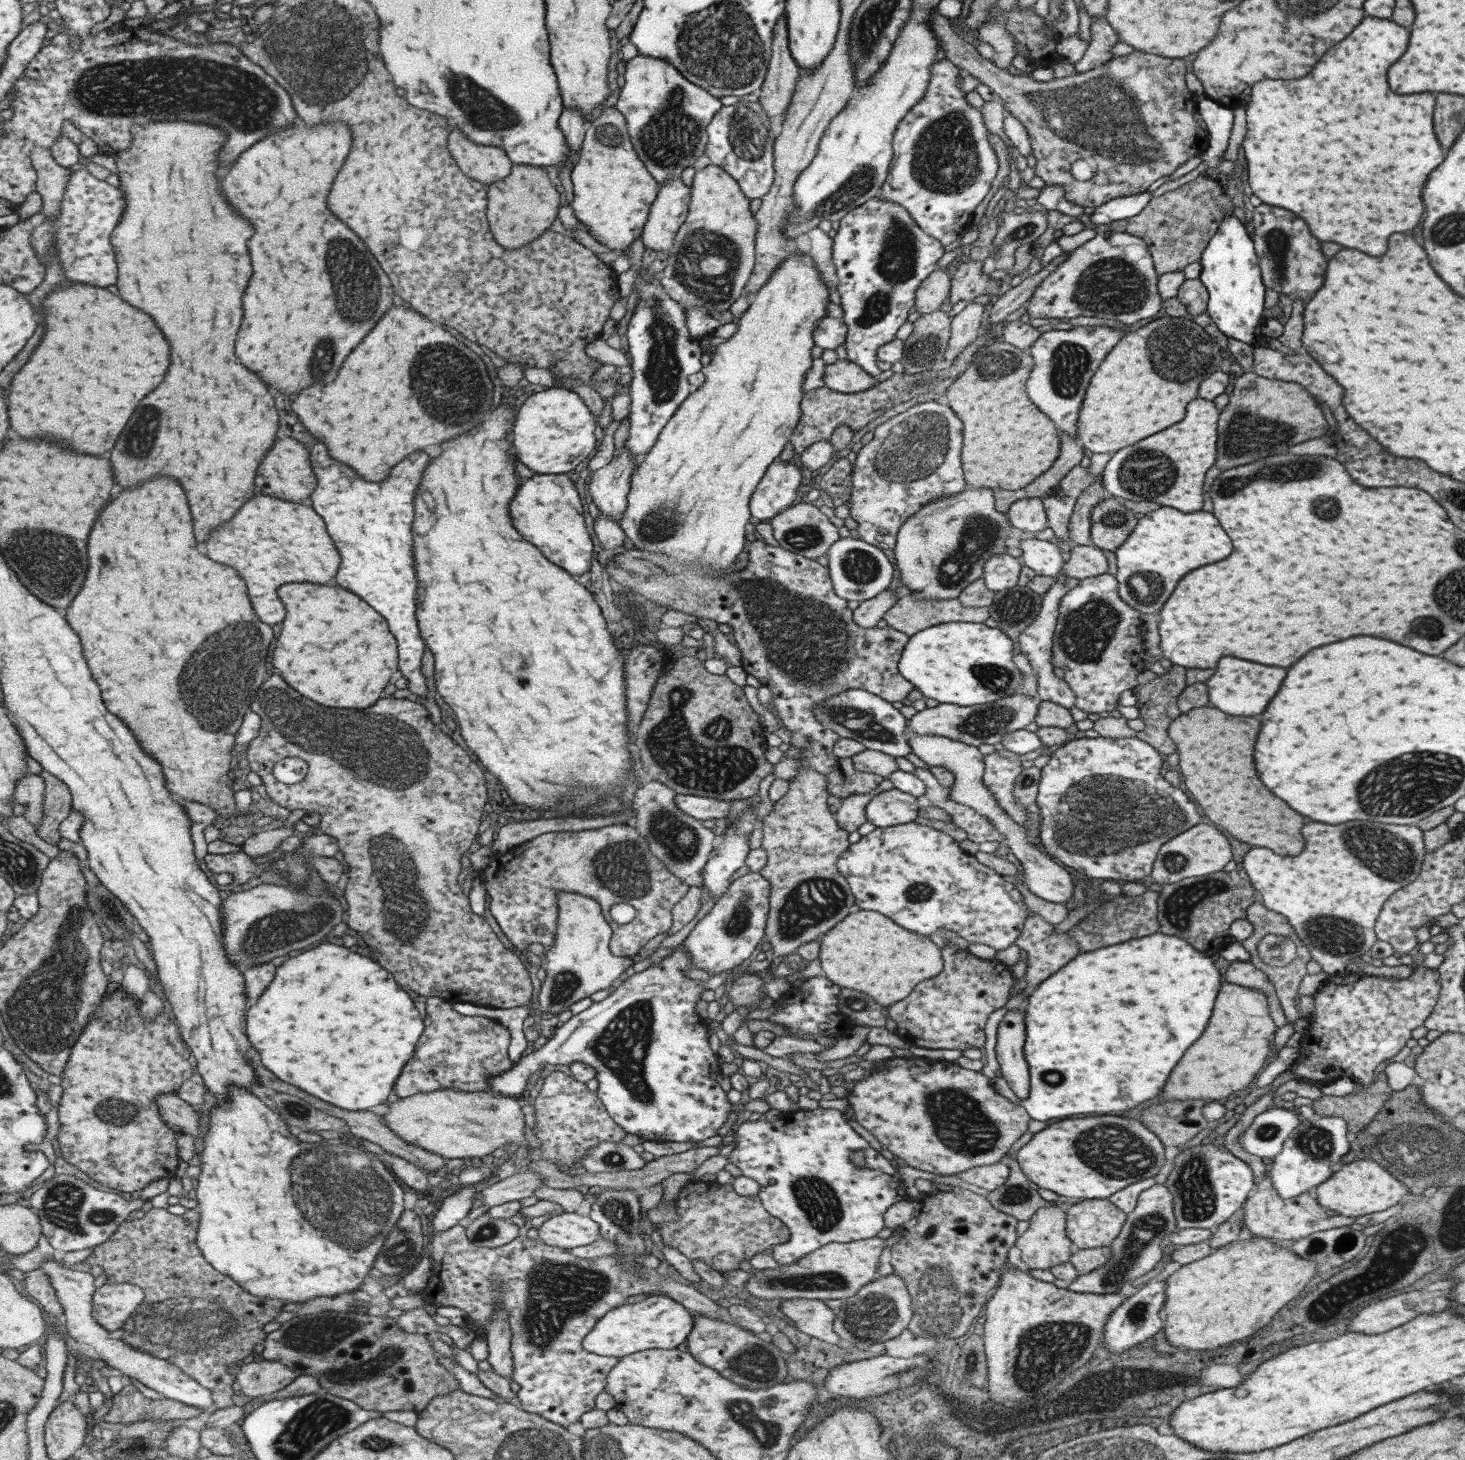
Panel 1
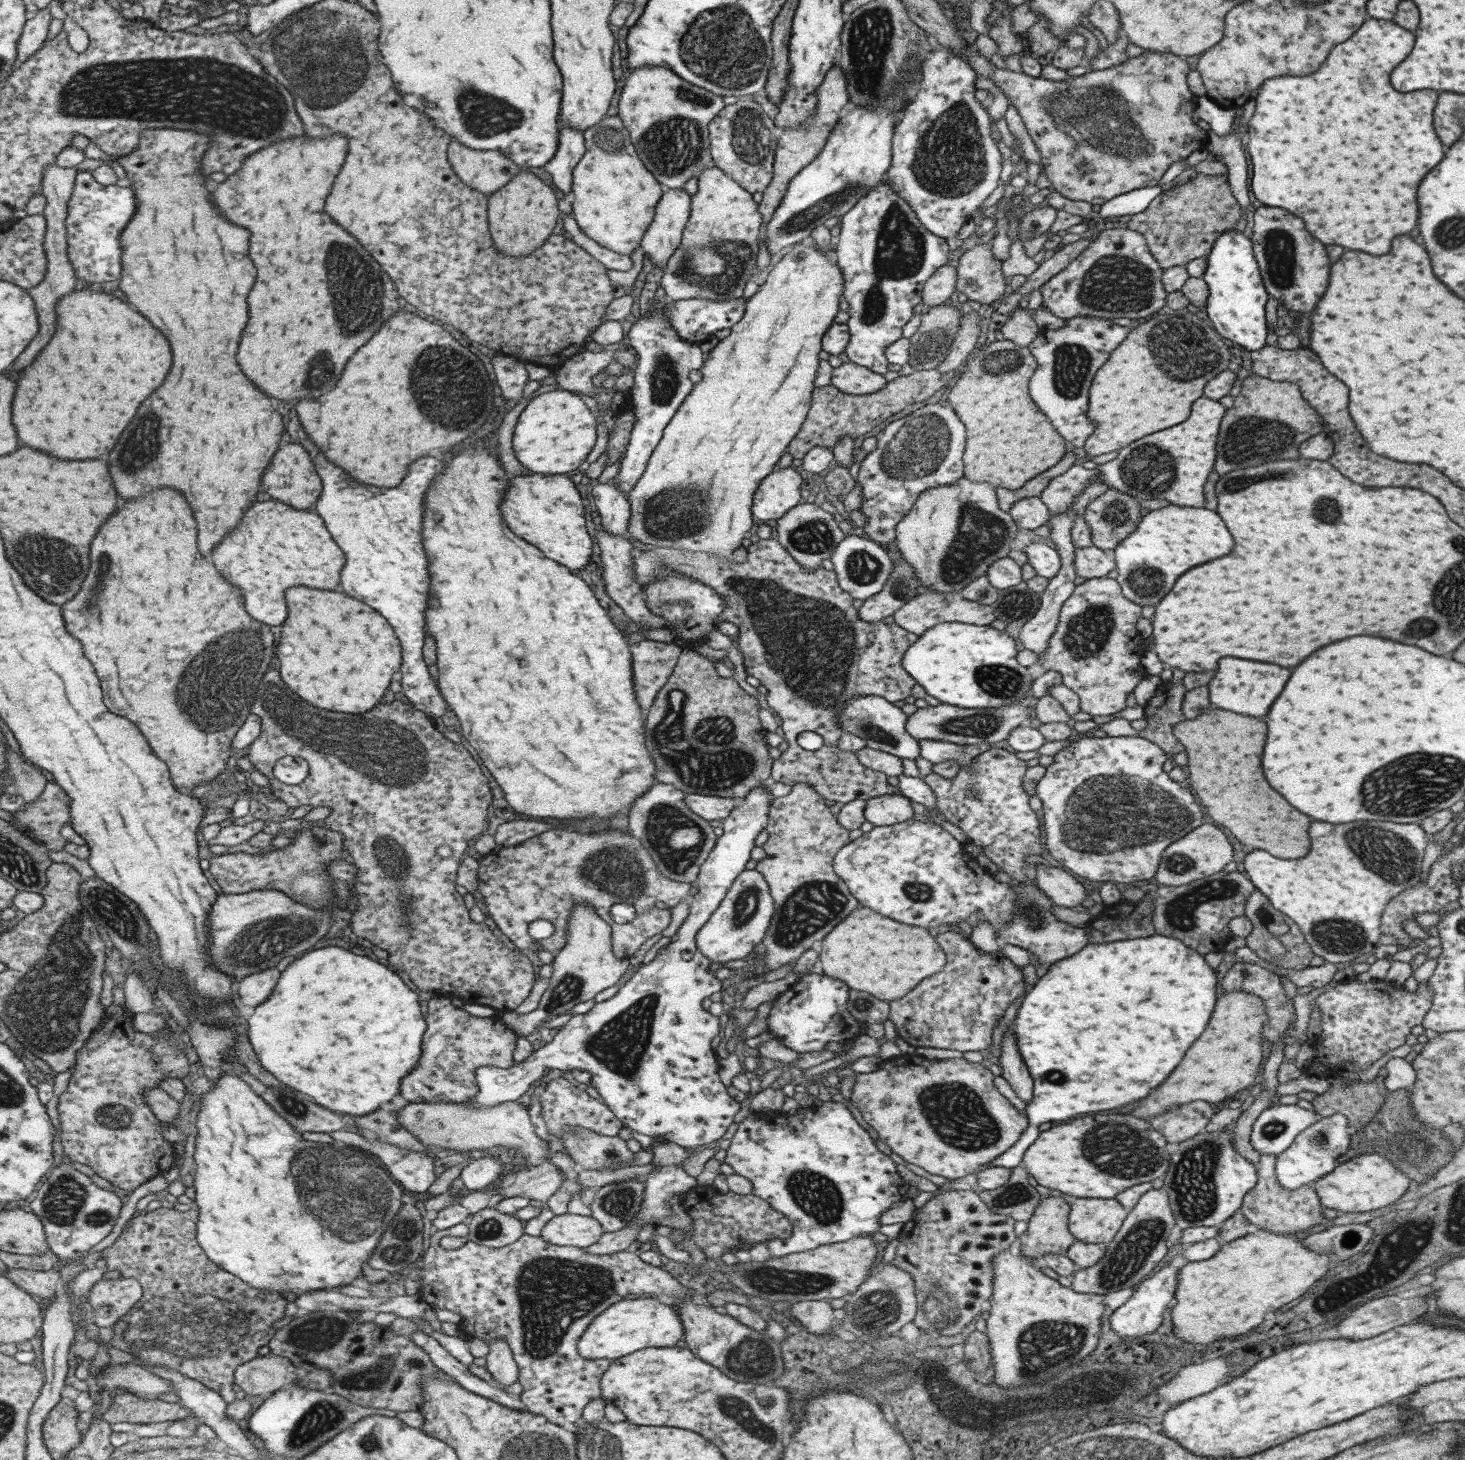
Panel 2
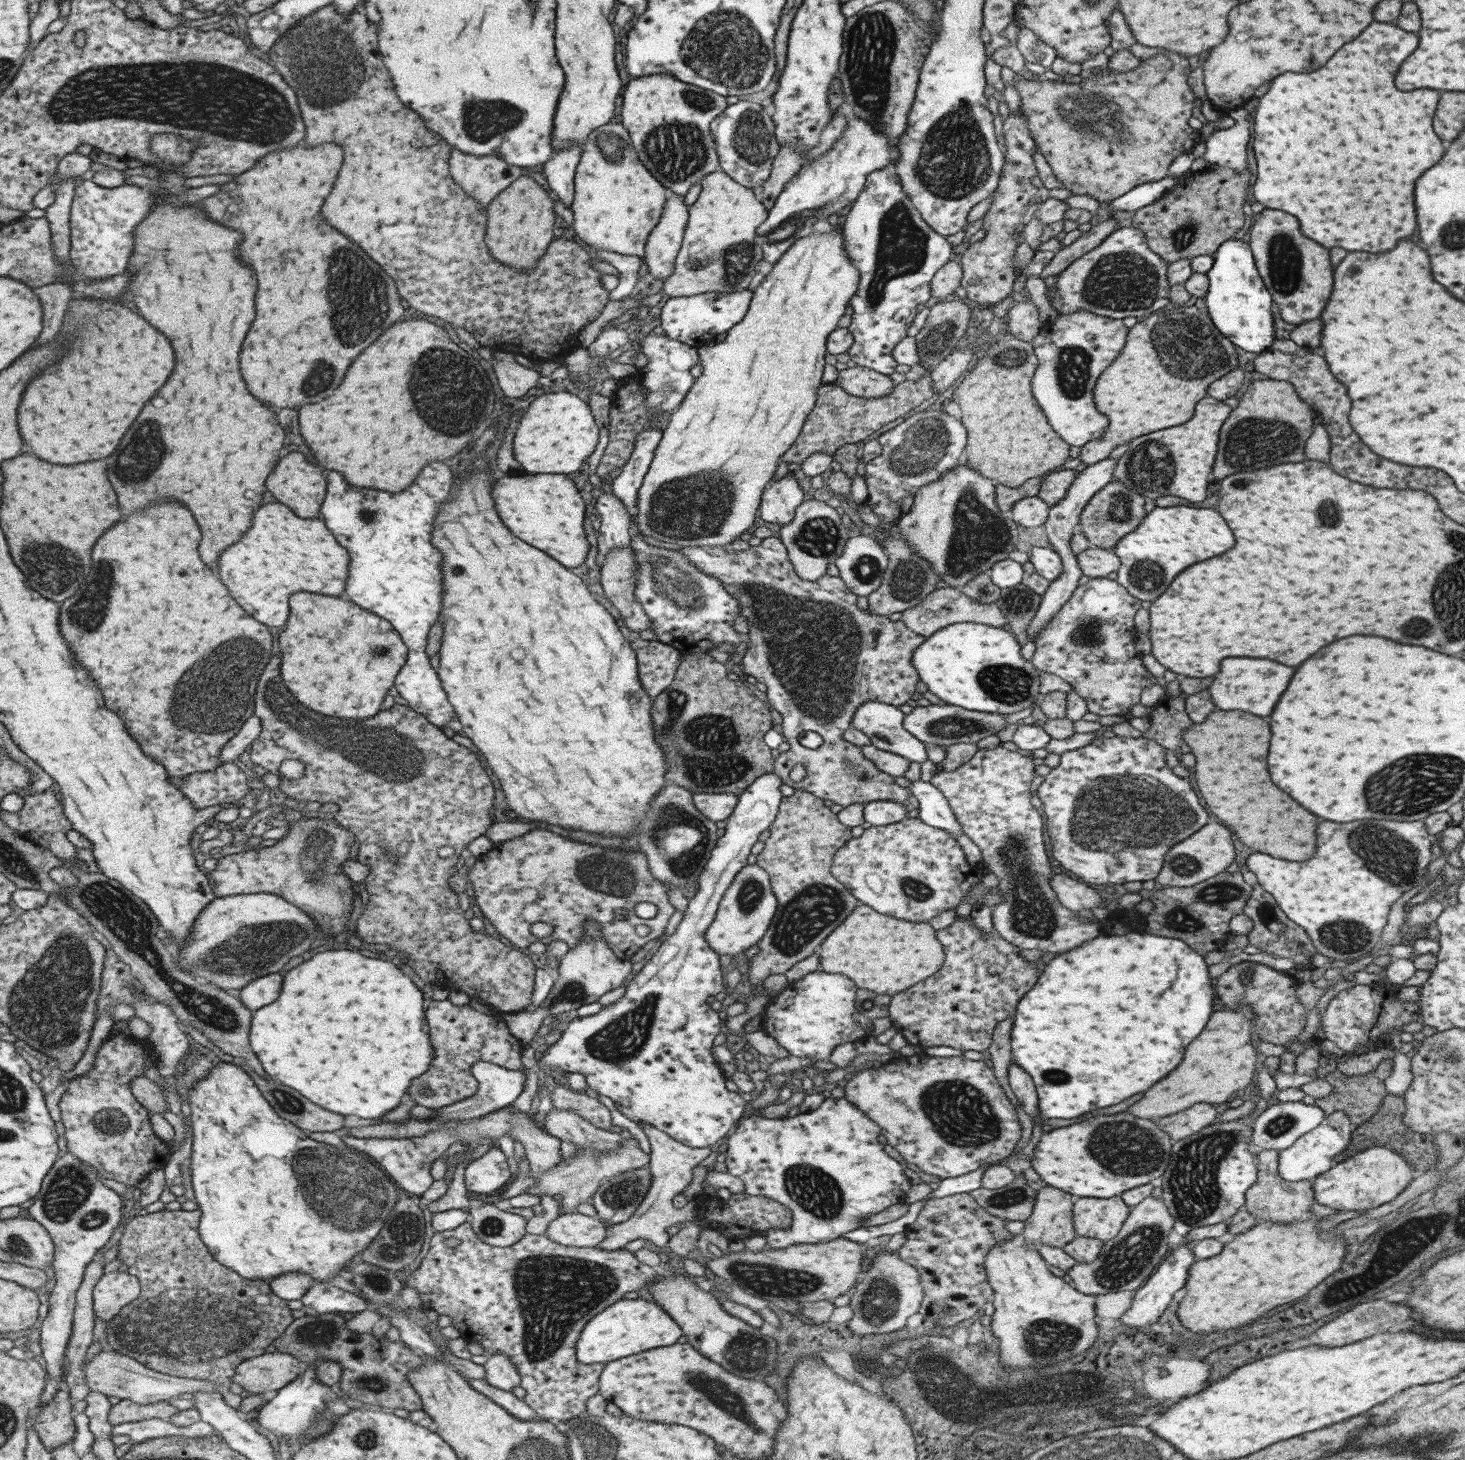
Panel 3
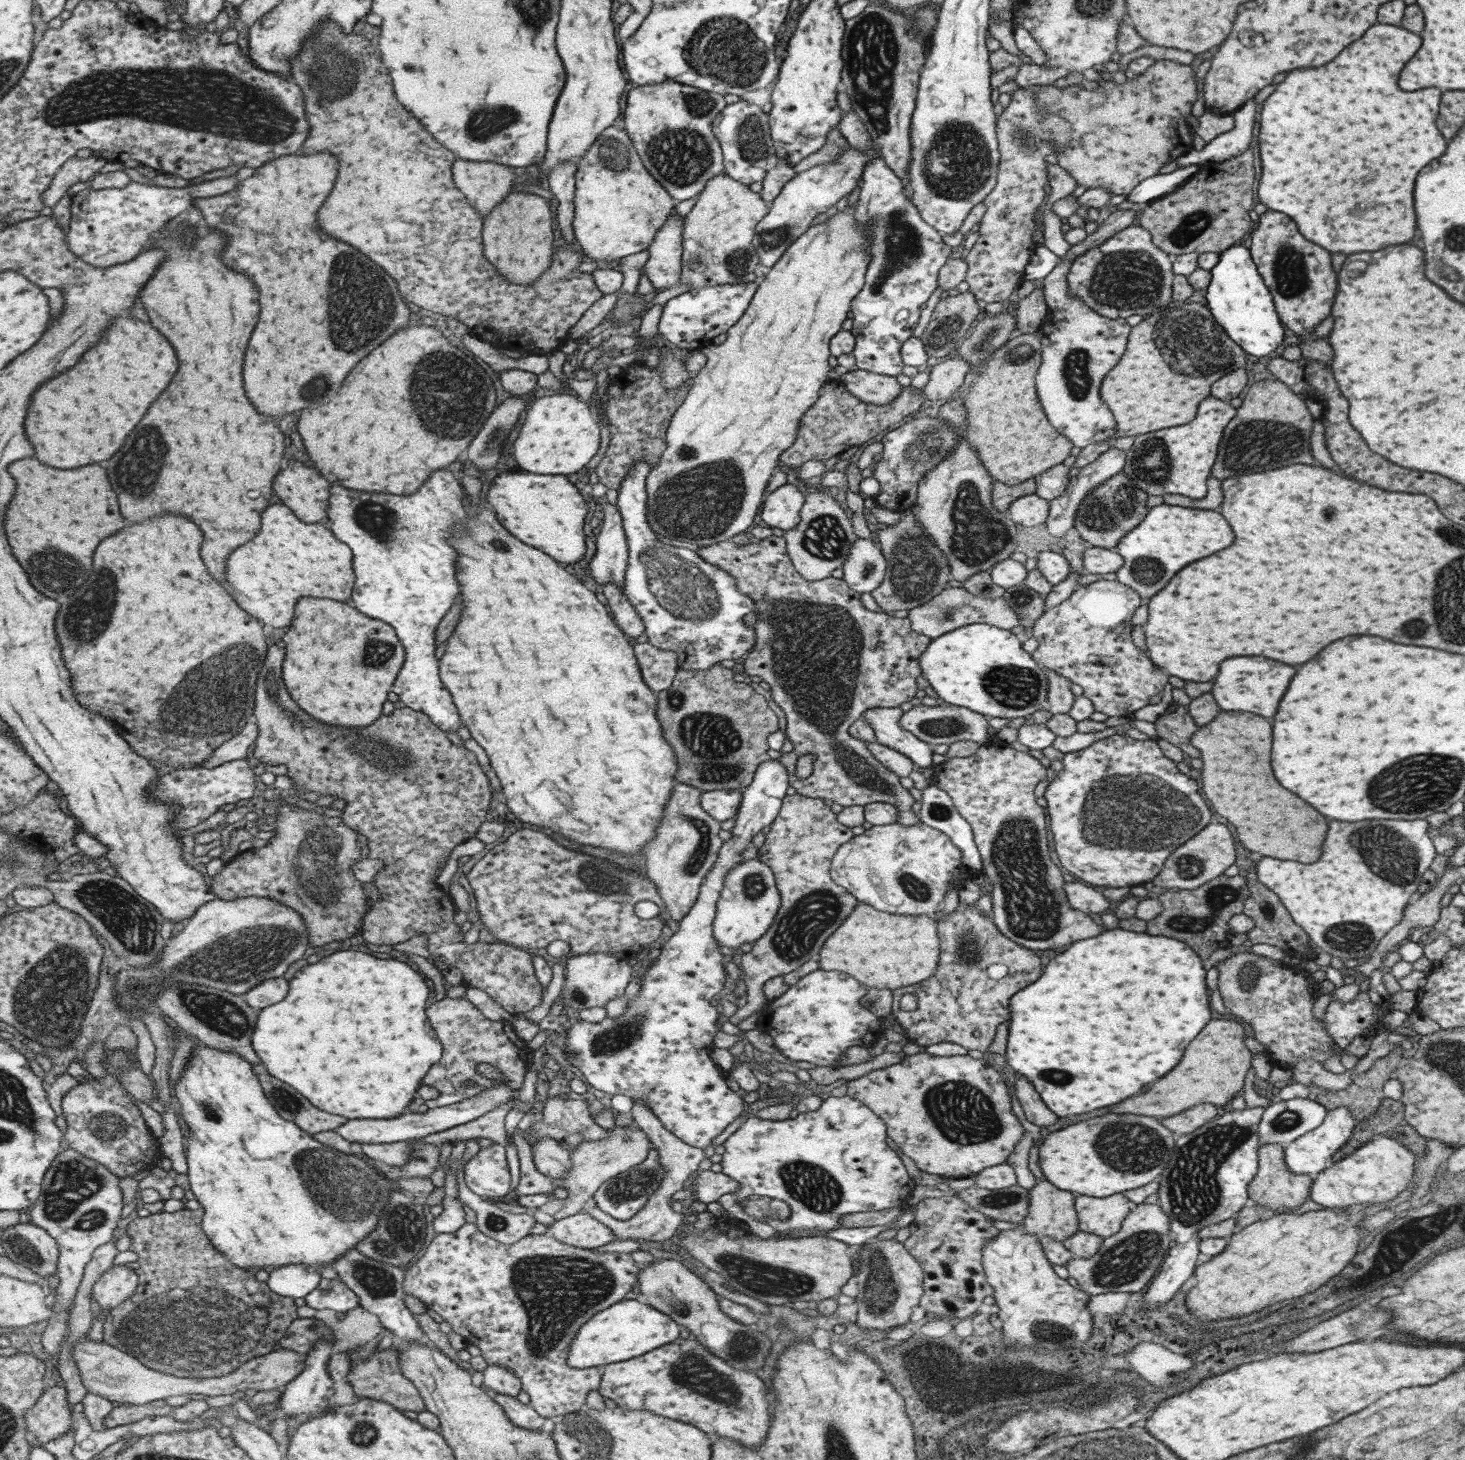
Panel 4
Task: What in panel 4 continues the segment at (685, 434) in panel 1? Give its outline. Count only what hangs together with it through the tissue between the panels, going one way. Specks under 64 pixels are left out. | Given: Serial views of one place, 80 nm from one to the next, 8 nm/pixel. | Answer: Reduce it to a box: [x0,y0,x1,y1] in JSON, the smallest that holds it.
[644,204,870,550]

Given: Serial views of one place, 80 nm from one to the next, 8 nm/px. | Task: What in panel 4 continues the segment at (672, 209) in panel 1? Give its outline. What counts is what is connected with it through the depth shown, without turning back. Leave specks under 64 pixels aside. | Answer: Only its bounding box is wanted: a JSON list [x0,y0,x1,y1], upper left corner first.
[642,210,682,290]

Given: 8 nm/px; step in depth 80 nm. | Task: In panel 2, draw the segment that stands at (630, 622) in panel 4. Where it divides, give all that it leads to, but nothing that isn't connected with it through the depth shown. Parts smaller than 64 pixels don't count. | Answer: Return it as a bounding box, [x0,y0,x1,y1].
[596,529,666,628]

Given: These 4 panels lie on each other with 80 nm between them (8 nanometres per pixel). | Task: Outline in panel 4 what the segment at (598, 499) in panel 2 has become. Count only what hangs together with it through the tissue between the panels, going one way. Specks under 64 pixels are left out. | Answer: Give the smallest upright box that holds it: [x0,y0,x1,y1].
[588,500,628,586]

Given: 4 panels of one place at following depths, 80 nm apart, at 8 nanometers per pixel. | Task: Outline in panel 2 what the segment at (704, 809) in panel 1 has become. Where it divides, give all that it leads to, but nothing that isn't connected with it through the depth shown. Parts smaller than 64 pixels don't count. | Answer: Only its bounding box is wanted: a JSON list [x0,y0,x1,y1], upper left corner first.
[683,794,733,821]

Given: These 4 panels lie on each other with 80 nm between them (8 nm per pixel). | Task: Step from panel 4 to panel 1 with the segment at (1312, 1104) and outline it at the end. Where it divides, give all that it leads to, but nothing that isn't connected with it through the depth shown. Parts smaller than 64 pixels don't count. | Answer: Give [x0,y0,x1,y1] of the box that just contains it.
[1238,1108,1302,1159]

